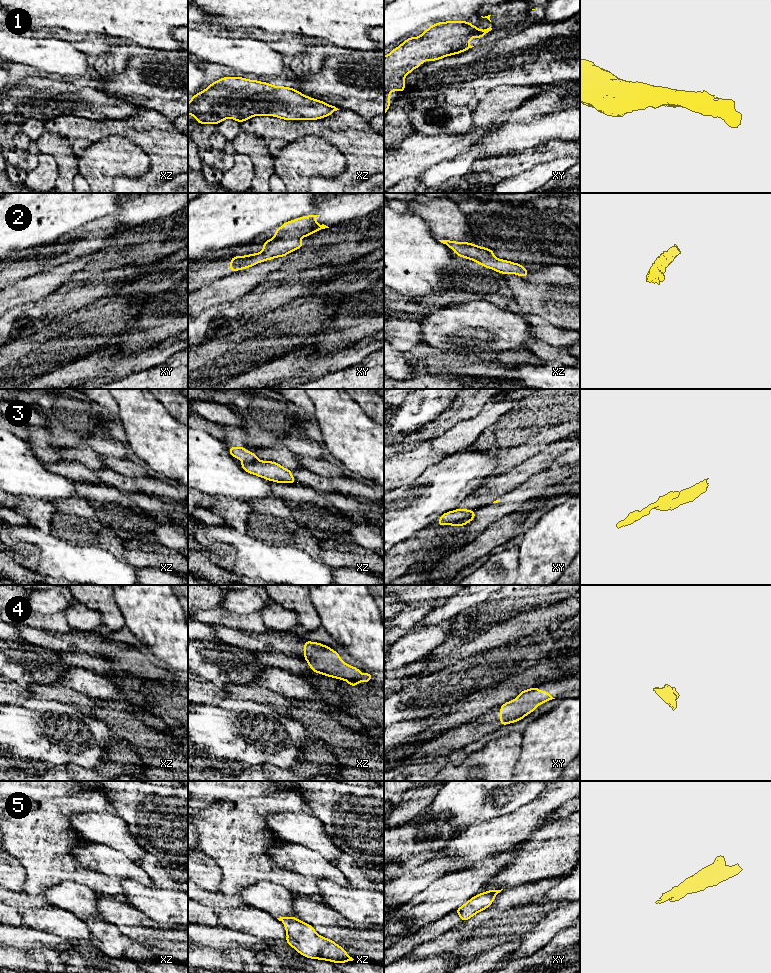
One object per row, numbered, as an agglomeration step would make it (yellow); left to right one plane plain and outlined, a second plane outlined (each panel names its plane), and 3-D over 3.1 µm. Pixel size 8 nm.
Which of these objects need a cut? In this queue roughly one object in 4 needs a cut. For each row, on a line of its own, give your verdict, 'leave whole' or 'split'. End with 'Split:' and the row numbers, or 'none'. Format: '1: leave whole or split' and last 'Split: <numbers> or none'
1: leave whole
2: leave whole
3: split
4: leave whole
5: leave whole
Split: 3

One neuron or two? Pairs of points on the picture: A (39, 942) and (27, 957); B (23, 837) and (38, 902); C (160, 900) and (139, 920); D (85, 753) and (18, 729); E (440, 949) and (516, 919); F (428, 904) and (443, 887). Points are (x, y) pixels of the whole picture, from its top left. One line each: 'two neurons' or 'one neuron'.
A: two neurons
B: two neurons
C: two neurons
D: one neuron
E: one neuron
F: one neuron

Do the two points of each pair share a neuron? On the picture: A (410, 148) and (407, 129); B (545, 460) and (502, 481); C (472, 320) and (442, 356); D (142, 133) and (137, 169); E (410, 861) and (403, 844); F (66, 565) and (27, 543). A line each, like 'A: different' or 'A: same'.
A: different
B: same
C: different
D: different
E: same
F: same

